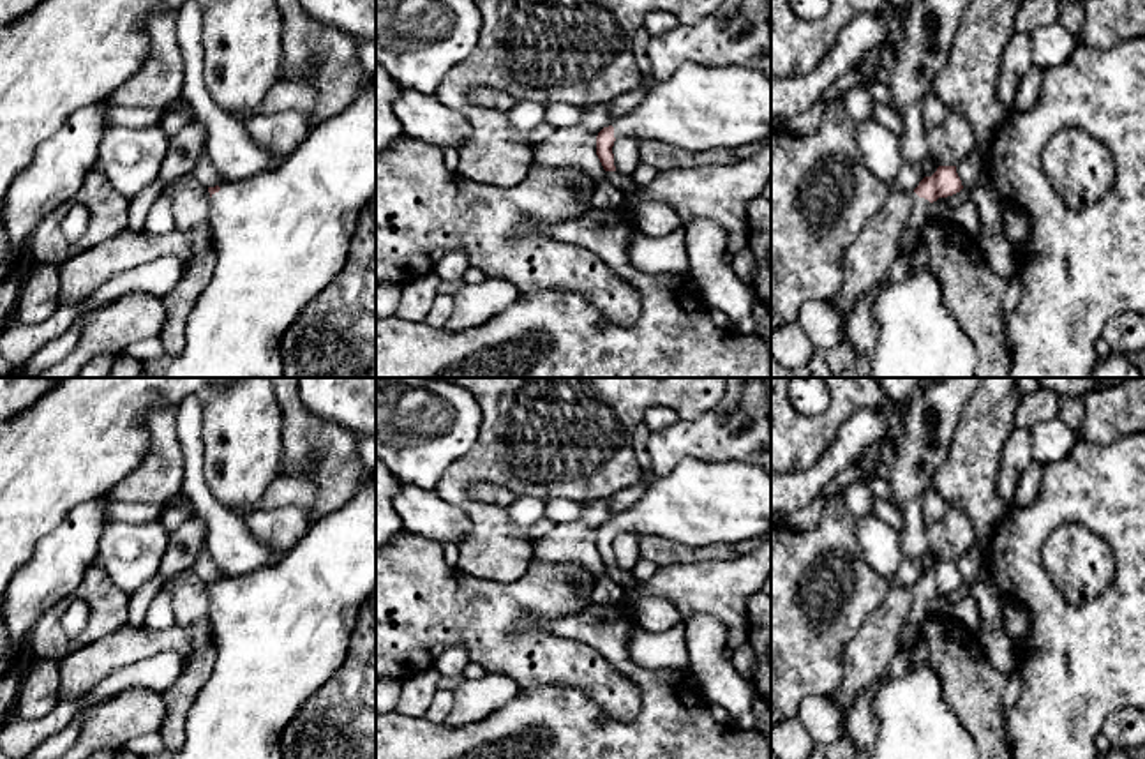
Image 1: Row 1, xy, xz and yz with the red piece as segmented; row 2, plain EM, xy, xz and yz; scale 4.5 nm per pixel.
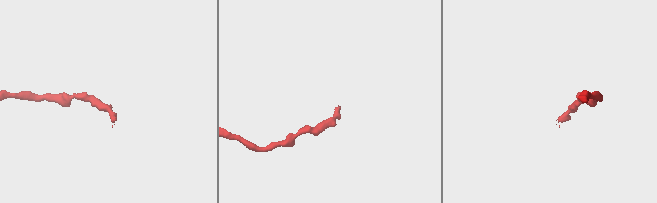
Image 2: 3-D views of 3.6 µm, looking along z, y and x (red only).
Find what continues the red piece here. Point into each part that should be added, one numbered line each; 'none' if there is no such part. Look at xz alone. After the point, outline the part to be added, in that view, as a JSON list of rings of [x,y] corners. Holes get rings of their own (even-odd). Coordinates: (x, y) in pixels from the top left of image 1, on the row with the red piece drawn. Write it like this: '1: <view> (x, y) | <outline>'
1: xz (699, 108) | [[[686,64],[670,78],[655,81],[644,101],[610,122],[614,138],[655,139],[685,152],[736,150],[771,139],[771,79],[741,65]],[[607,125],[607,127],[609,127]]]

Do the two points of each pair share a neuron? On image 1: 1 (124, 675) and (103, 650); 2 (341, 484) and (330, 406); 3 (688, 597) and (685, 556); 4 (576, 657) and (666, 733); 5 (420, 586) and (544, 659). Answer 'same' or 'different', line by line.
1: different
2: different
3: different
4: different
5: same

